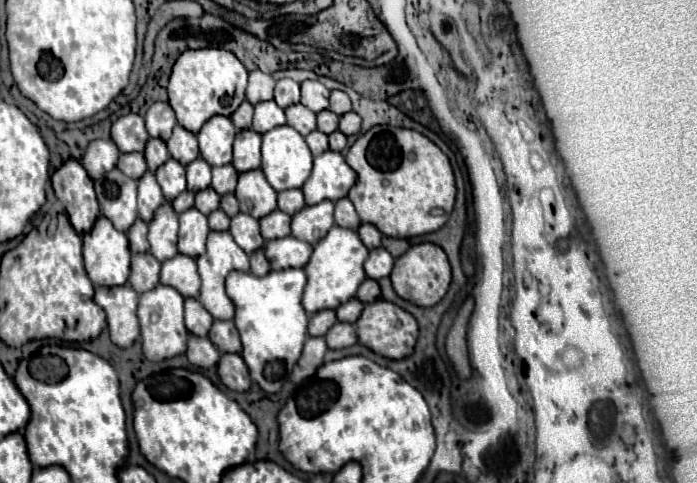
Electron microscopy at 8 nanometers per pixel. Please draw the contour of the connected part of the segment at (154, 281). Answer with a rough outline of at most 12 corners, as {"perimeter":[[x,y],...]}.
{"perimeter":[[133,254],[131,288],[139,294],[159,284],[161,262]]}

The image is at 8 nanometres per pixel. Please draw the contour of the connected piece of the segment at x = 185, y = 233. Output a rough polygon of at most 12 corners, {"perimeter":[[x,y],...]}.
{"perimeter":[[197,208],[179,214],[179,252],[201,256],[209,234]]}

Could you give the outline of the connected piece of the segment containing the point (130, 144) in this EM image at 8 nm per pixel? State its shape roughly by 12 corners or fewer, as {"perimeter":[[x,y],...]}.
{"perimeter":[[139,114],[119,116],[111,140],[119,152],[143,152],[149,140]]}

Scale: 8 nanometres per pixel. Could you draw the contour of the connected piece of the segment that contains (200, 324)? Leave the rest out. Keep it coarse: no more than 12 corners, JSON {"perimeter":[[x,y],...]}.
{"perimeter":[[185,298],[185,326],[207,336],[213,316],[195,298]]}

